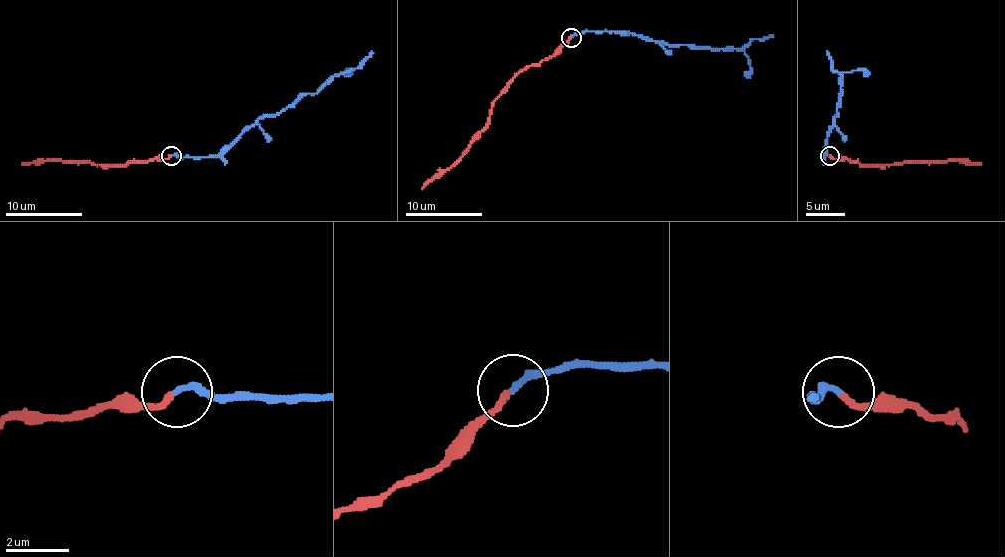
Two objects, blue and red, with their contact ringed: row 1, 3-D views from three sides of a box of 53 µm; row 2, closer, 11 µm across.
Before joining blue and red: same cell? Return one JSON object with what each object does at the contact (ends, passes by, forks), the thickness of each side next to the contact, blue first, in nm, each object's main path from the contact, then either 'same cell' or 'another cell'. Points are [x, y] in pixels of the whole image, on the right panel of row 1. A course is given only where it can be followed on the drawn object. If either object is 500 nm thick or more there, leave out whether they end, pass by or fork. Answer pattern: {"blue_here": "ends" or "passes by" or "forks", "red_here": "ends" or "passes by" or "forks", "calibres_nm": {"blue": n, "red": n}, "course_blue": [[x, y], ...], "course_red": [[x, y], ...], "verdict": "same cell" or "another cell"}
{"blue_here": "ends", "red_here": "ends", "calibres_nm": {"blue": 200, "red": 200}, "course_blue": [[829, 155], [823, 157], [827, 134], [836, 114], [840, 74], [831, 68], [827, 51]], "course_red": [[829, 155], [833, 159], [848, 159], [860, 164], [981, 163]], "verdict": "same cell"}

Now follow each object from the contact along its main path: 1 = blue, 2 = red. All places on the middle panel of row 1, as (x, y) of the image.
1: (571, 37), (586, 31), (619, 31), (642, 35), (659, 42), (744, 48), (756, 39), (771, 35)
2: (571, 37), (551, 56), (524, 68), (493, 102), (490, 123), (466, 152), (451, 168), (436, 174), (422, 189)

